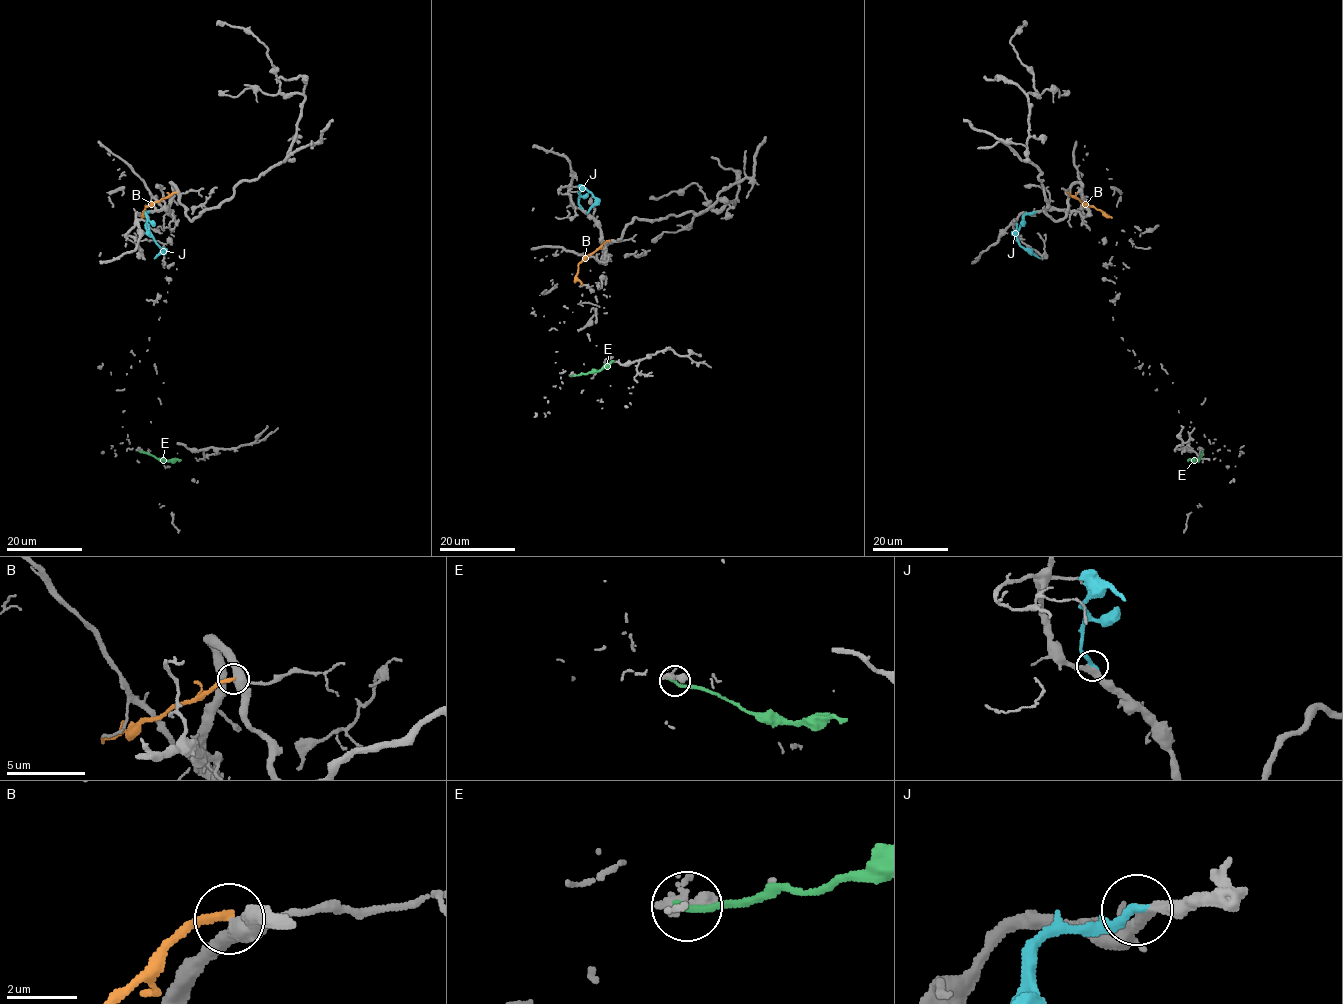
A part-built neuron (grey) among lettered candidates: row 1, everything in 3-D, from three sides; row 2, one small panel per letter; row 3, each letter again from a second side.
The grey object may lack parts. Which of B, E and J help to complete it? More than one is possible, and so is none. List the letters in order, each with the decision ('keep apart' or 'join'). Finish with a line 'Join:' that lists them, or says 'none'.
B: keep apart
E: keep apart
J: keep apart
Join: none

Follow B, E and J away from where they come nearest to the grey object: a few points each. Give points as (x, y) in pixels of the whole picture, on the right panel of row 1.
B: (1068, 192), (1111, 218)
E: (1203, 450), (1197, 460), (1188, 460)
J: (1034, 211), (1025, 215), (1015, 238), (1040, 258)

